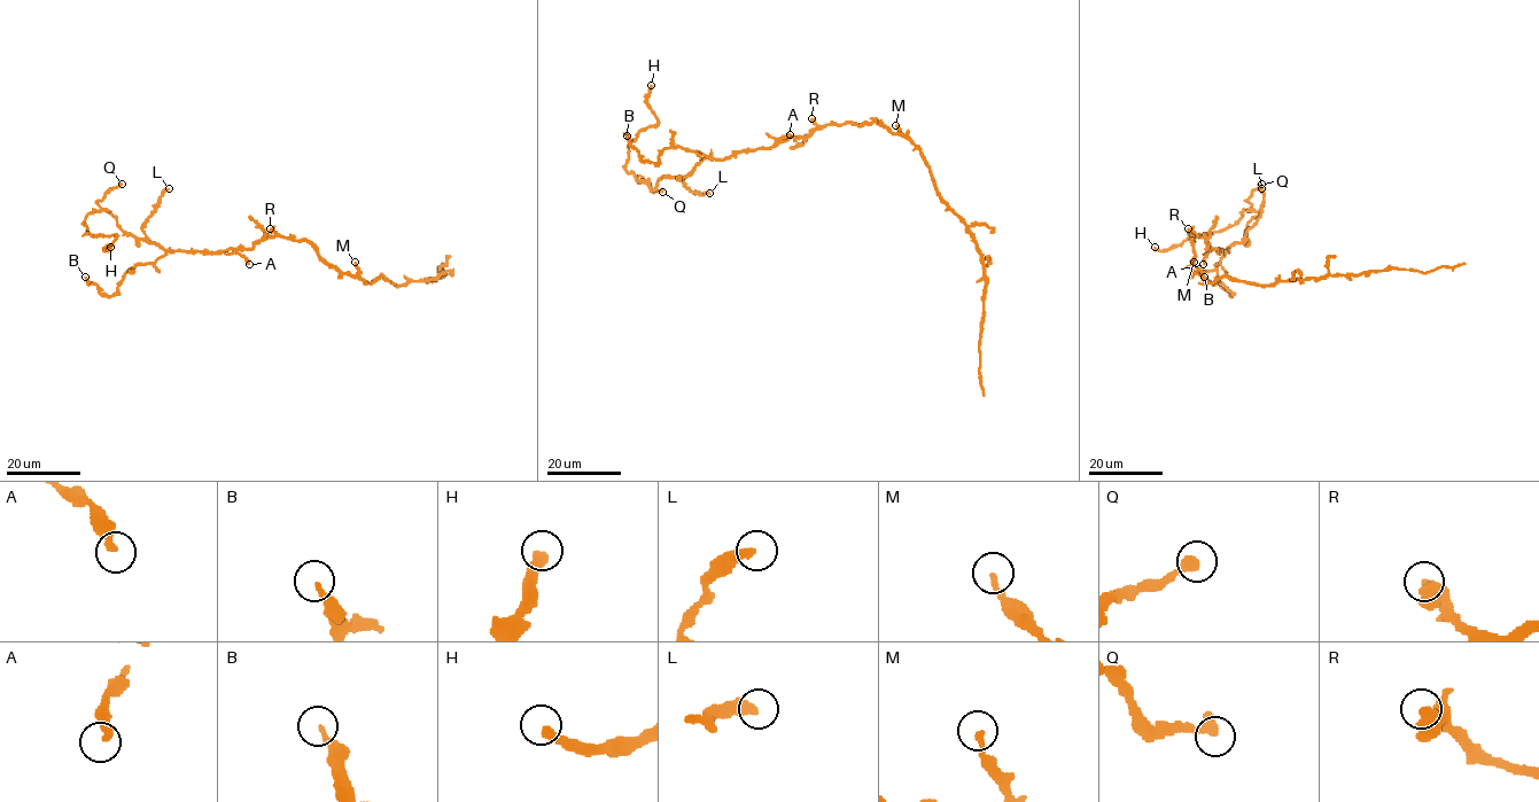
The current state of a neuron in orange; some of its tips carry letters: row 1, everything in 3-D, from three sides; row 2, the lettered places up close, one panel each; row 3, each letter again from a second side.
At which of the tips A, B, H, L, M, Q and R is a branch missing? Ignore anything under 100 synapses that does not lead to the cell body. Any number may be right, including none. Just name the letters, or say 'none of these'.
none of these

